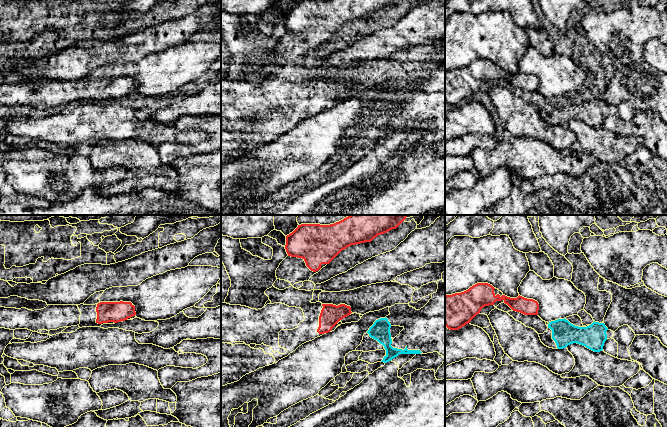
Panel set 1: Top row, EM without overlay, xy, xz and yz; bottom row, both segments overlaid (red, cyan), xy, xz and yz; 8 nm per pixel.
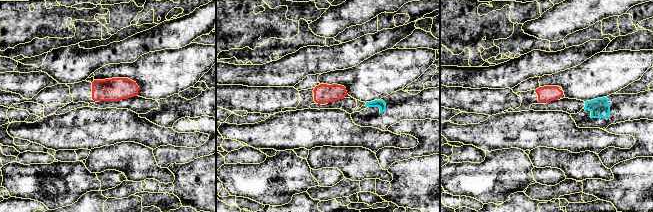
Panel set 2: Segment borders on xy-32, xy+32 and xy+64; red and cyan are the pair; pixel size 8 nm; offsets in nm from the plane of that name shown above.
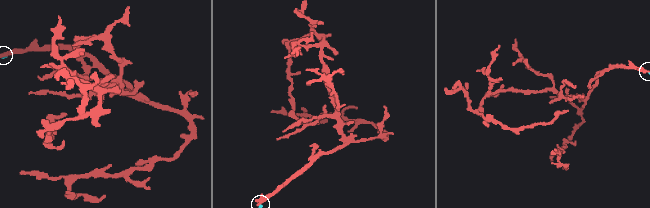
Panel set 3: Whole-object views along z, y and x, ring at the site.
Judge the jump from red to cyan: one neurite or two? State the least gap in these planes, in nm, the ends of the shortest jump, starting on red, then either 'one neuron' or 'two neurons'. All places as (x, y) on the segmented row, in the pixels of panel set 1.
120 nm | yz (537, 314), (549, 322) | two neurons

